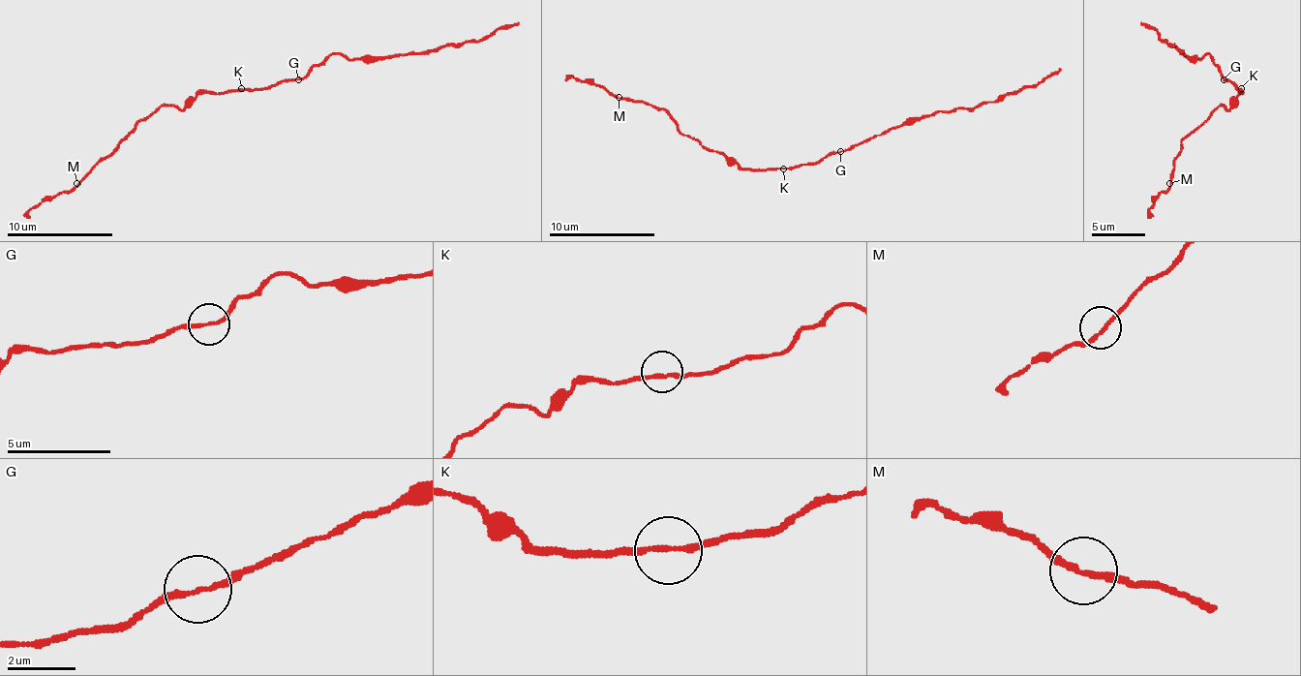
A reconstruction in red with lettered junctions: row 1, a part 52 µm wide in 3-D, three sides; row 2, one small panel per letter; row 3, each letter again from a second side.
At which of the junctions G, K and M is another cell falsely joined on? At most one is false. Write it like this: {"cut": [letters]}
{"cut": ["G"]}

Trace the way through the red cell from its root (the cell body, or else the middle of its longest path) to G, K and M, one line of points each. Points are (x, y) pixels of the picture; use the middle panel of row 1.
G: (800, 164), (813, 164), (839, 150)
K: (800, 164), (783, 168)
M: (800, 164), (786, 168), (741, 168), (719, 153), (707, 150), (696, 139), (682, 135), (664, 110), (619, 97)

